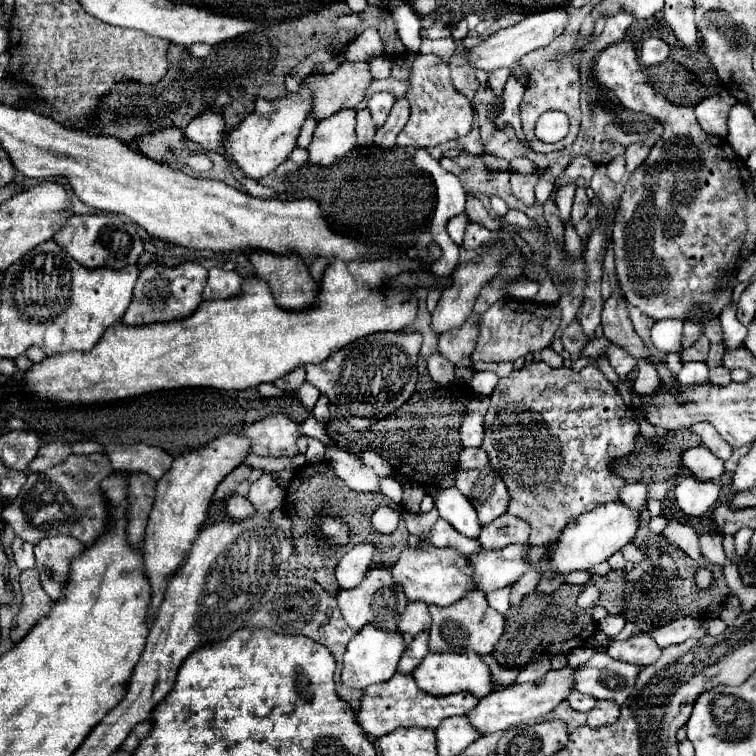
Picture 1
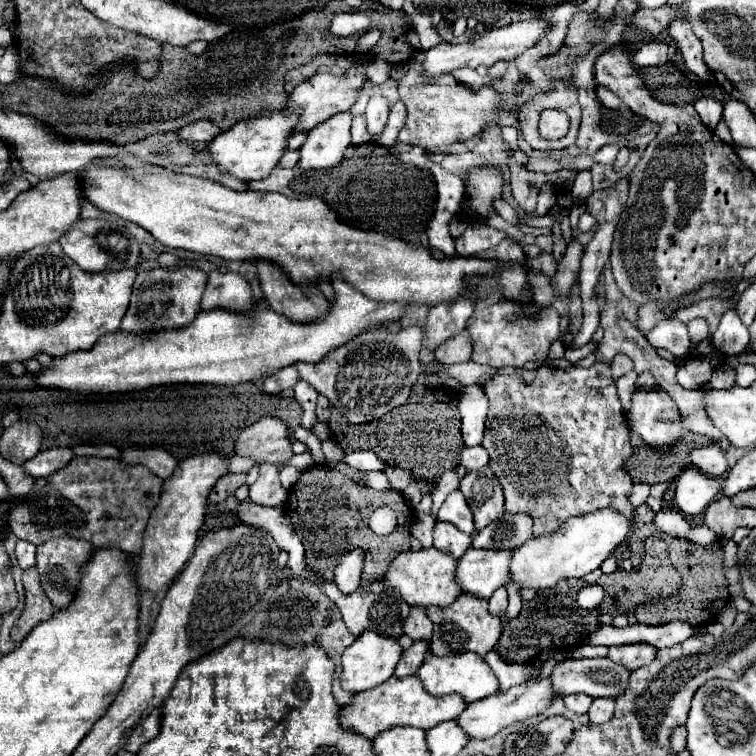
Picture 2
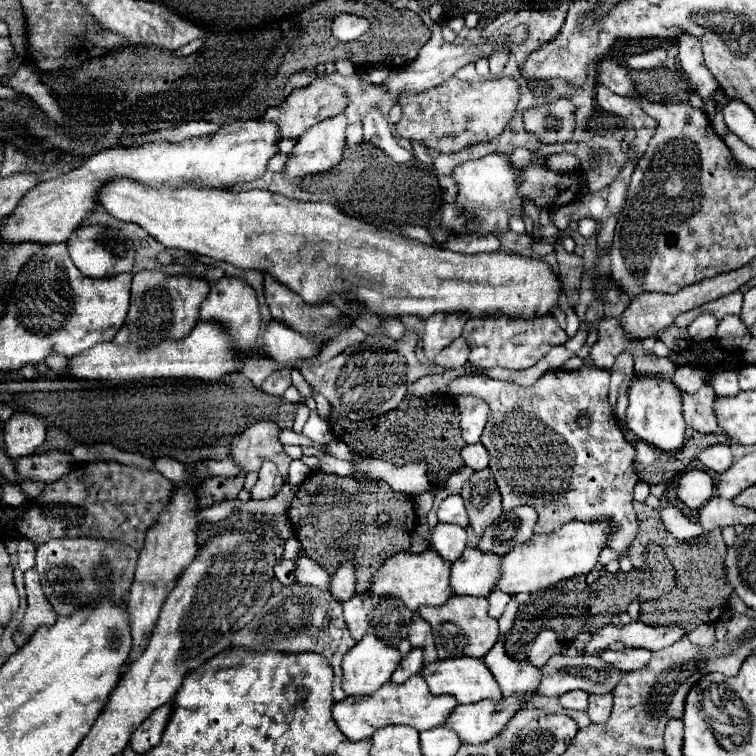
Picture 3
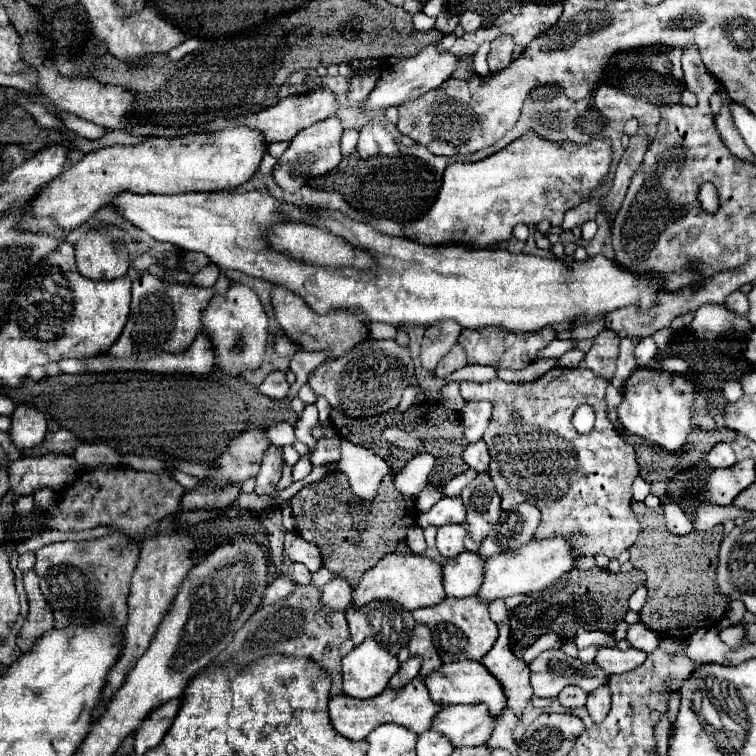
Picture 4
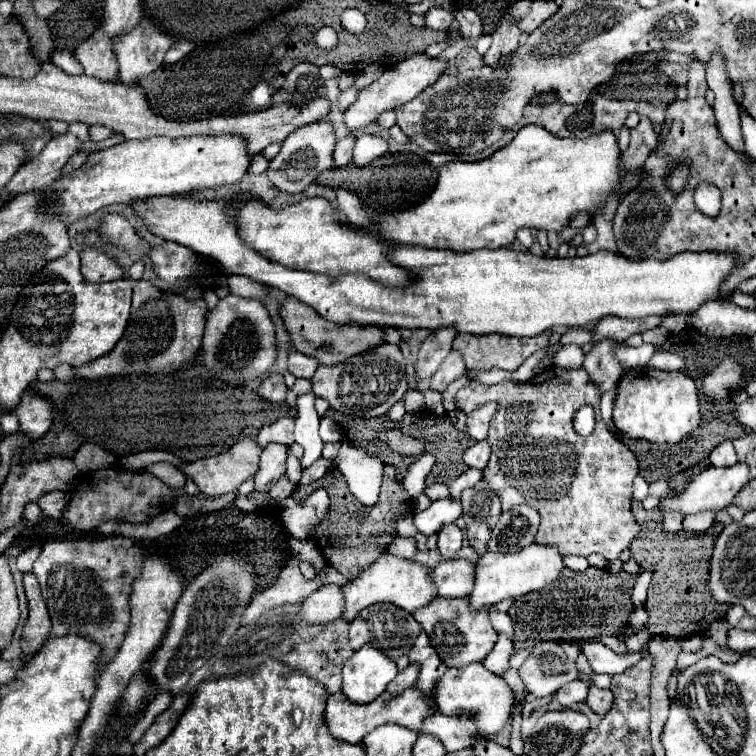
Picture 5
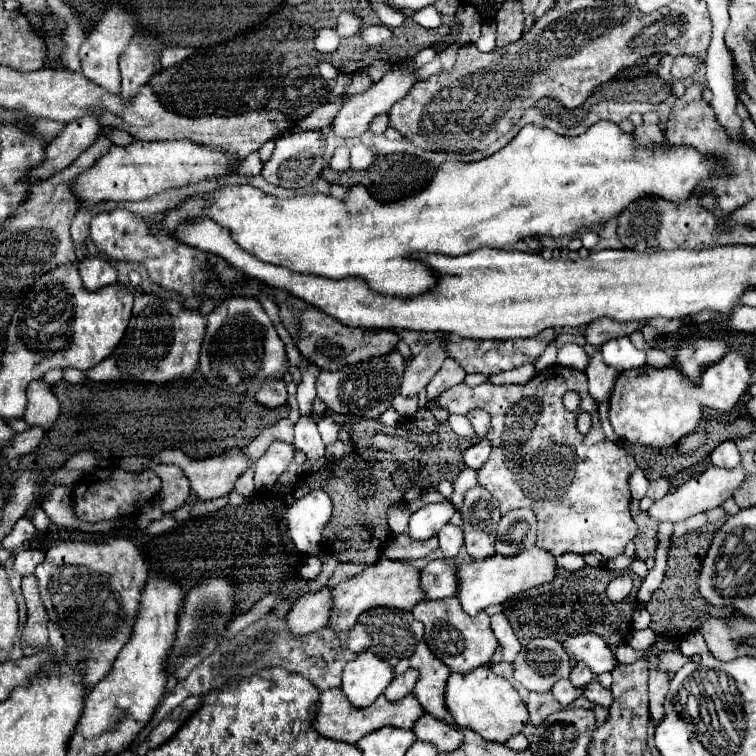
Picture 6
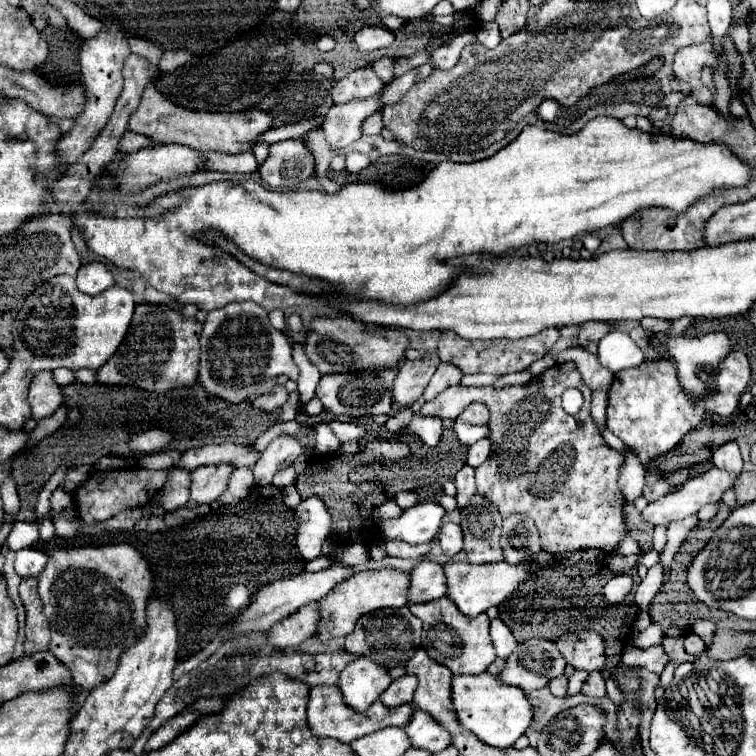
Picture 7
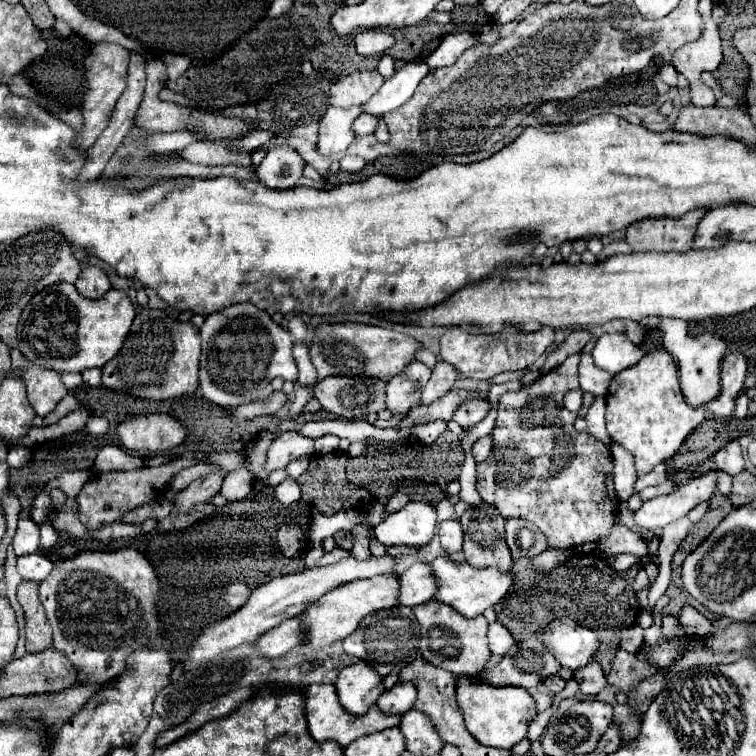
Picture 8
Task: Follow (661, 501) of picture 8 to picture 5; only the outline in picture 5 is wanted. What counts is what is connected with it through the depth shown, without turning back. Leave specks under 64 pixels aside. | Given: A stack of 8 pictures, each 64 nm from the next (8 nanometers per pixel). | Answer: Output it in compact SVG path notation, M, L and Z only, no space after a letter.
M738 462L730 468L716 468L716 466L710 466L708 470L704 470L702 474L698 474L690 484L688 488L682 492L682 494L676 494L676 496L670 496L666 498L658 510L662 514L666 512L678 512L682 516L688 516L688 514L698 514L698 512L704 512L704 510L722 510L726 508L732 498L736 496L736 492L750 480L750 468L748 464L744 462Z

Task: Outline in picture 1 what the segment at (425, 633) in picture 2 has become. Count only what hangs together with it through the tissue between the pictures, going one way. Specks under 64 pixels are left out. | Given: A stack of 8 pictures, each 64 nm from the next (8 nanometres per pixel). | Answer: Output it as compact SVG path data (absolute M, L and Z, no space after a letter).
M414 602L414 604L408 604L404 616L400 616L398 630L408 632L412 636L418 636L420 632L428 632L430 626L432 626L432 618L428 614L428 606Z

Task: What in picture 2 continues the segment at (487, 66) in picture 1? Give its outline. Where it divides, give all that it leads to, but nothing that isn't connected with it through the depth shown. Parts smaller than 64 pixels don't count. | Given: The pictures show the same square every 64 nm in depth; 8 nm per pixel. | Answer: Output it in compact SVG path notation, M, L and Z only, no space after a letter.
M522 20L522 22L514 22L514 24L508 24L508 26L502 26L502 28L496 28L492 32L488 32L486 36L480 36L472 42L466 42L466 44L436 44L428 50L424 50L424 60L422 60L422 68L424 68L424 76L426 78L438 78L442 74L450 74L452 70L456 68L462 68L462 66L480 66L480 64L486 64L486 66L492 66L494 62L498 60L512 60L516 58L520 52L524 52L526 48L534 46L546 32L546 22L542 20Z

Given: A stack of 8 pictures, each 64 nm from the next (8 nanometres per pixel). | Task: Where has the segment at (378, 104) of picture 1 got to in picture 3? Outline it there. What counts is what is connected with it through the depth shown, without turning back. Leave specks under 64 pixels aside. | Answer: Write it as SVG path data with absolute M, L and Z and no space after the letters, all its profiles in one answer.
M372 108L364 116L362 124L364 124L364 144L386 152L399 164L406 164L413 159L414 156L396 142L396 136L390 132L390 124L380 114L380 110Z

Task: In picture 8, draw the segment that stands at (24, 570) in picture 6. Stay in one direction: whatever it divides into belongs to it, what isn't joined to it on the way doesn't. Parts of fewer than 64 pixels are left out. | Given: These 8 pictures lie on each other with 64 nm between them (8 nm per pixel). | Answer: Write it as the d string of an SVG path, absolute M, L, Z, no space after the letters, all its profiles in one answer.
M28 554L18 558L18 572L22 574L24 580L42 582L44 578L50 576L52 570L54 570L54 564L44 554Z

